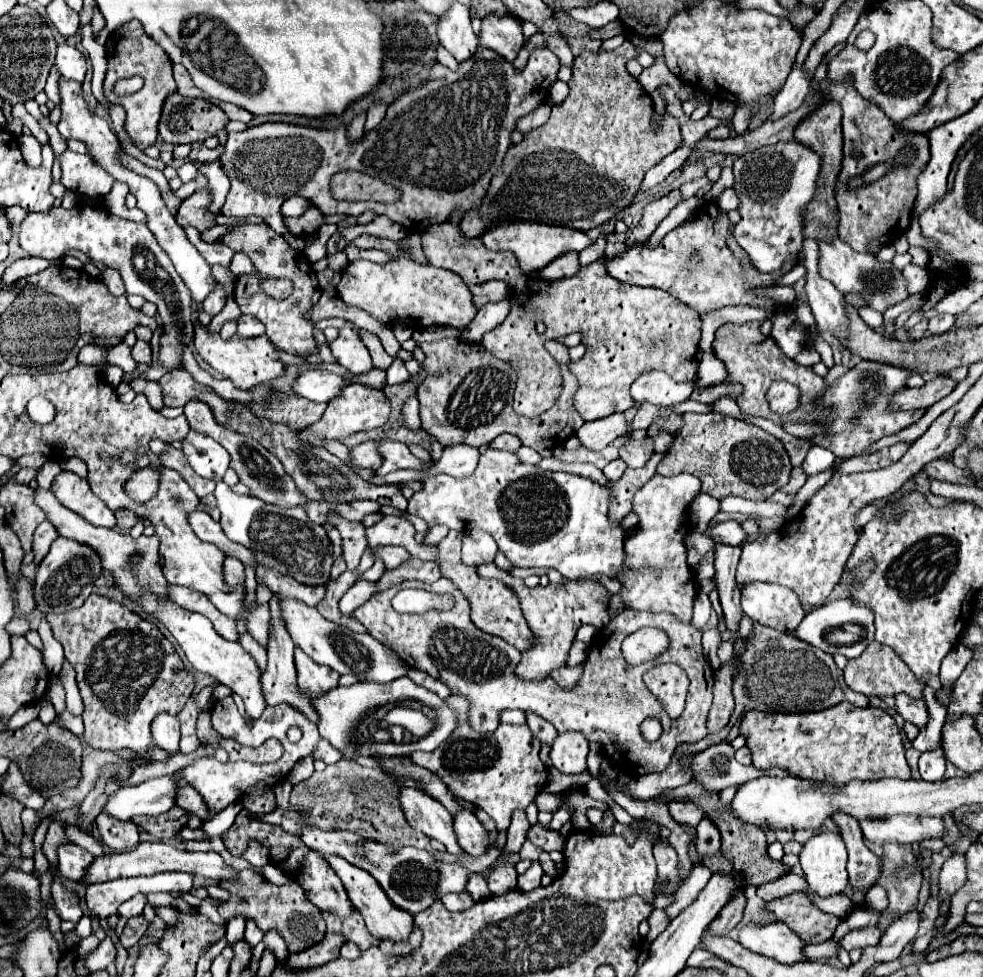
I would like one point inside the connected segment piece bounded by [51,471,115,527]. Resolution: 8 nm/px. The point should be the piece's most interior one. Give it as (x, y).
(72, 491)

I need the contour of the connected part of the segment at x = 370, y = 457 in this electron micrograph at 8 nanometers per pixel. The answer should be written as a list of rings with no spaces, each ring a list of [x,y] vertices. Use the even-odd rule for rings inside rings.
[[[365,441],[351,449],[351,459],[355,467],[367,467],[377,469],[379,463],[383,463],[383,457],[379,455],[379,441]]]

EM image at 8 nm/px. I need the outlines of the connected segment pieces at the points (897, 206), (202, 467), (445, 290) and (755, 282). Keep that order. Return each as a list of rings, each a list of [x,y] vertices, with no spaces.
[[[845,77],[843,81],[831,81],[823,79],[811,81],[811,87],[827,93],[833,101],[837,101],[843,107],[843,169],[839,173],[837,185],[835,185],[835,199],[839,207],[839,237],[849,243],[855,251],[865,251],[875,255],[881,247],[891,245],[899,235],[909,229],[913,201],[917,197],[915,179],[925,169],[929,161],[929,139],[927,133],[901,133],[891,119],[873,103],[865,101],[855,87],[851,85],[851,77]]]
[[[189,431],[183,439],[183,453],[187,455],[189,465],[197,475],[207,477],[215,483],[221,481],[229,469],[229,453],[207,435]]]
[[[407,239],[399,243],[403,245],[403,255],[391,263],[377,265],[371,261],[353,261],[347,265],[337,285],[337,295],[343,299],[343,303],[367,311],[383,325],[409,323],[411,327],[419,329],[431,325],[449,325],[455,329],[465,327],[477,315],[477,311],[471,303],[471,291],[463,279],[459,279],[459,275],[453,271],[407,259]]]
[[[707,205],[697,213],[695,221],[689,225],[679,225],[665,235],[665,239],[655,249],[647,249],[645,245],[635,245],[623,251],[615,259],[607,259],[607,271],[611,277],[639,285],[639,287],[657,287],[679,299],[681,303],[693,307],[697,313],[721,309],[725,305],[755,305],[765,307],[769,311],[769,319],[773,321],[773,339],[783,349],[785,355],[795,357],[803,347],[803,331],[793,311],[785,307],[777,307],[769,299],[759,299],[749,293],[751,287],[769,287],[775,277],[781,273],[759,273],[755,267],[741,267],[741,263],[733,257],[733,253],[725,245],[727,233],[733,229],[727,215],[717,209],[717,205]]]

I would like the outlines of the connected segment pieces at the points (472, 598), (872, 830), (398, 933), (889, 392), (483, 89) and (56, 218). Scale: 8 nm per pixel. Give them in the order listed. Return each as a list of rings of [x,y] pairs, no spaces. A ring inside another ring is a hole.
[[[449,531],[449,535],[441,543],[435,545],[437,547],[435,563],[441,567],[441,577],[449,579],[451,583],[455,583],[459,587],[459,591],[463,591],[463,595],[467,597],[467,601],[471,605],[471,621],[475,623],[475,627],[479,627],[481,631],[485,631],[489,635],[497,635],[497,637],[505,639],[509,645],[517,647],[519,651],[529,649],[533,645],[533,633],[527,627],[527,621],[521,613],[515,593],[509,587],[505,587],[501,581],[481,579],[477,575],[475,567],[461,563],[461,537],[463,537],[463,533]]]
[[[893,815],[891,819],[861,819],[863,837],[871,843],[921,843],[925,839],[943,837],[943,821],[939,817]]]
[[[321,853],[321,857],[329,863],[329,867],[335,871],[335,875],[339,875],[351,903],[363,915],[365,925],[367,925],[371,935],[381,937],[381,939],[391,937],[395,941],[405,941],[407,939],[407,935],[413,929],[413,915],[407,915],[407,911],[399,911],[399,907],[393,907],[391,899],[387,899],[387,895],[383,895],[383,889],[379,887],[379,883],[375,883],[375,879],[371,879],[371,875],[367,875],[367,871],[363,871],[359,867],[353,867],[351,863],[347,863],[343,857],[337,857],[337,855],[323,855]]]
[[[859,361],[853,369],[835,379],[827,387],[827,391],[815,401],[815,407],[827,409],[827,415],[815,421],[825,433],[813,435],[809,441],[833,451],[833,455],[839,459],[847,459],[863,455],[879,439],[887,435],[897,435],[899,431],[911,427],[925,415],[925,409],[895,411],[891,409],[891,397],[907,387],[907,379],[913,373],[917,371],[907,371],[905,367],[891,367],[889,363]]]
[[[479,47],[471,59],[459,63],[457,71],[451,71],[441,63],[433,63],[429,83],[423,83],[423,87],[413,87],[403,91],[403,95],[399,95],[399,99],[393,105],[389,105],[385,119],[373,131],[363,133],[363,137],[355,143],[349,143],[347,139],[347,125],[315,129],[295,123],[261,123],[241,133],[229,133],[225,155],[221,157],[221,165],[231,179],[231,191],[227,195],[223,215],[227,217],[257,215],[263,217],[265,223],[271,225],[277,233],[285,233],[287,227],[279,213],[281,203],[291,195],[301,195],[309,199],[323,215],[343,213],[359,217],[365,211],[373,211],[377,215],[387,215],[391,221],[399,223],[407,231],[409,229],[425,231],[431,225],[449,223],[455,211],[461,211],[461,217],[465,217],[467,211],[475,211],[475,207],[479,207],[479,199],[487,193],[491,175],[495,175],[499,163],[503,163],[503,155],[513,145],[511,133],[519,117],[535,111],[539,103],[547,101],[547,91],[551,83],[557,81],[559,67],[561,67],[559,59],[549,49],[537,49],[535,53],[531,53],[527,67],[523,71],[517,71],[511,63],[507,63],[507,59],[501,59],[497,51]],[[479,65],[487,67],[485,71],[491,77],[491,81],[487,81],[489,77],[473,75]],[[347,169],[369,173],[371,177],[377,177],[383,183],[393,185],[395,189],[401,191],[401,199],[395,203],[369,203],[371,209],[367,209],[367,203],[337,201],[331,195],[329,183],[335,173]]]
[[[79,205],[73,211],[63,207],[55,207],[47,215],[29,213],[19,229],[19,245],[31,257],[41,259],[57,259],[65,257],[69,249],[77,249],[87,253],[93,261],[101,261],[103,265],[117,269],[125,281],[127,293],[135,293],[151,301],[159,309],[159,319],[163,323],[161,335],[161,363],[167,369],[181,365],[181,351],[183,345],[191,343],[193,339],[193,323],[191,323],[191,297],[187,285],[177,275],[171,259],[159,247],[157,239],[151,235],[145,223],[127,221],[115,217],[107,209],[101,207],[85,207]],[[135,253],[137,253],[137,275],[135,275]]]

